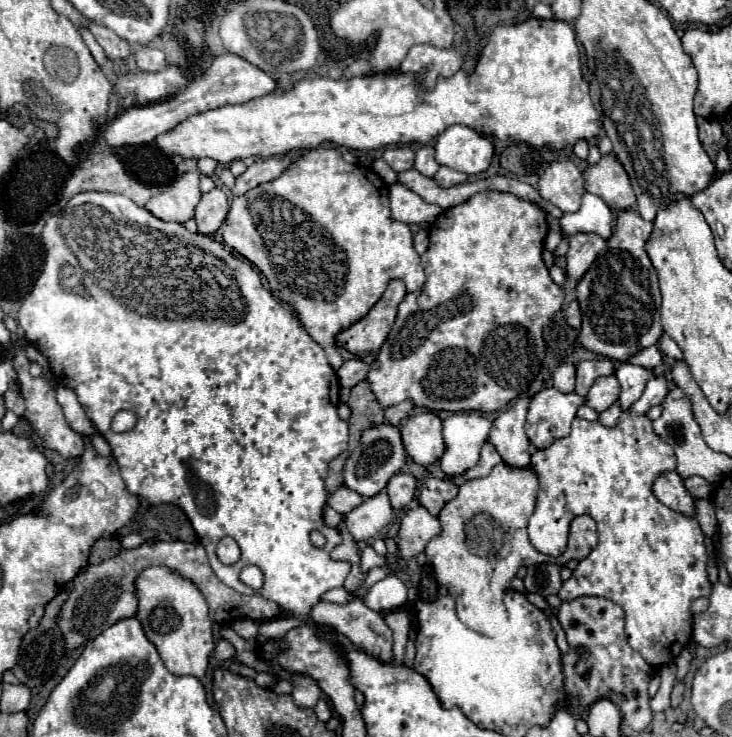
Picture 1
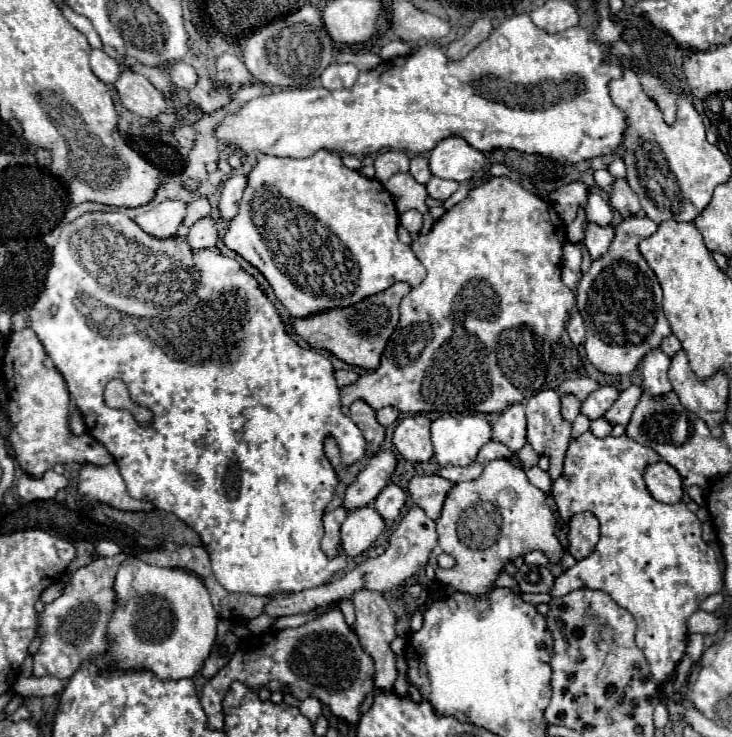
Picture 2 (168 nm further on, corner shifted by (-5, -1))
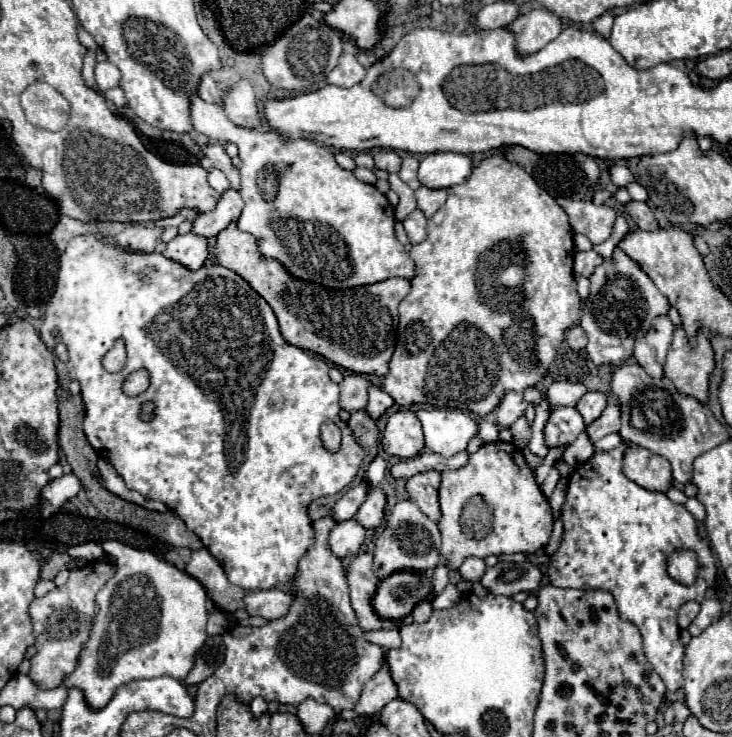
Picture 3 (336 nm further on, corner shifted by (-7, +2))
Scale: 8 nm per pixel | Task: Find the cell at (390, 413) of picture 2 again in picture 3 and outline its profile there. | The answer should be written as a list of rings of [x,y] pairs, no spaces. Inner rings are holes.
[[[372,386],[370,392],[368,392],[368,406],[366,406],[366,412],[370,414],[370,418],[378,420],[388,408],[394,406],[394,400],[392,396],[388,396],[384,390],[380,390],[378,386]]]

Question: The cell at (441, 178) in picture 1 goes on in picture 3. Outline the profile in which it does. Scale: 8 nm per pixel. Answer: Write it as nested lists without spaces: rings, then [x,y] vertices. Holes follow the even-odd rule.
[[[422,186],[422,188],[416,190],[418,208],[420,208],[428,218],[446,202],[446,198],[448,198],[448,188],[436,188],[436,190],[432,190],[432,188]]]

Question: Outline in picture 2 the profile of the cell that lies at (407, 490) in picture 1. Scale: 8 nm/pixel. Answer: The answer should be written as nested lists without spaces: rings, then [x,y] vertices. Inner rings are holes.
[[[390,483],[374,499],[374,509],[378,515],[382,515],[382,519],[396,519],[400,515],[404,501],[406,501],[406,493],[398,485]]]

